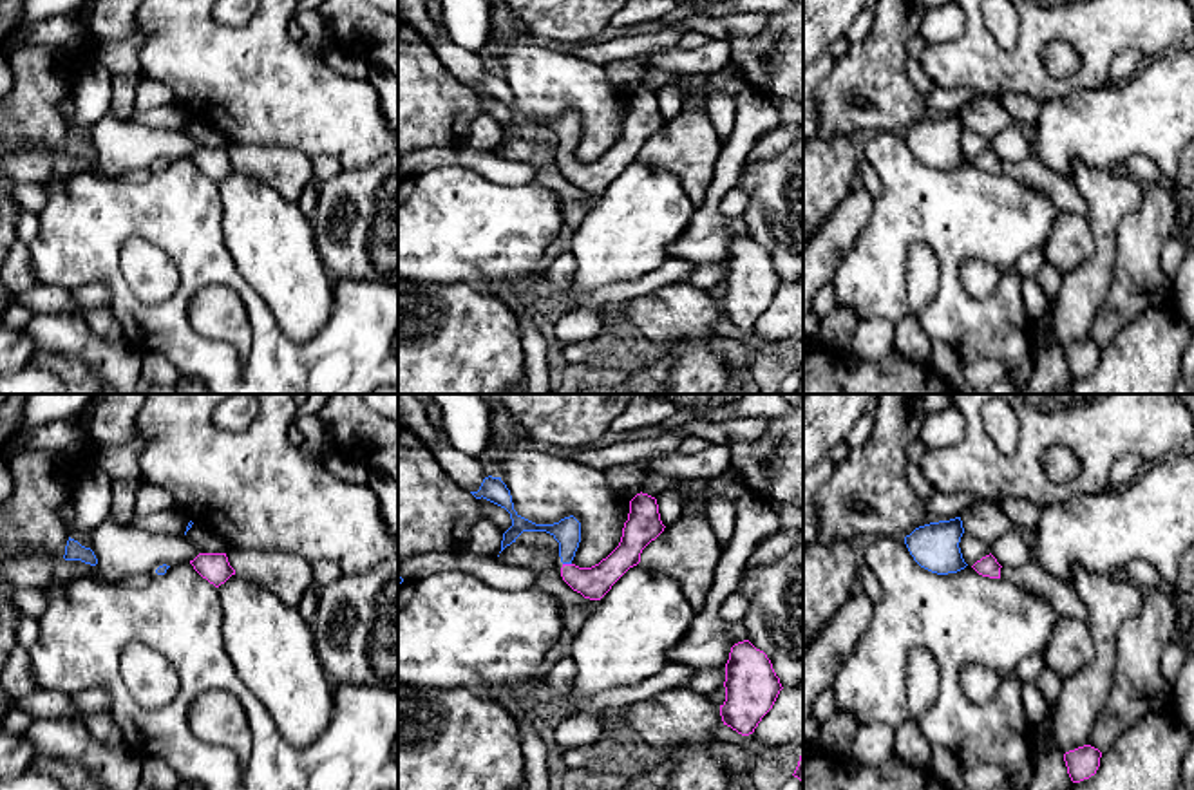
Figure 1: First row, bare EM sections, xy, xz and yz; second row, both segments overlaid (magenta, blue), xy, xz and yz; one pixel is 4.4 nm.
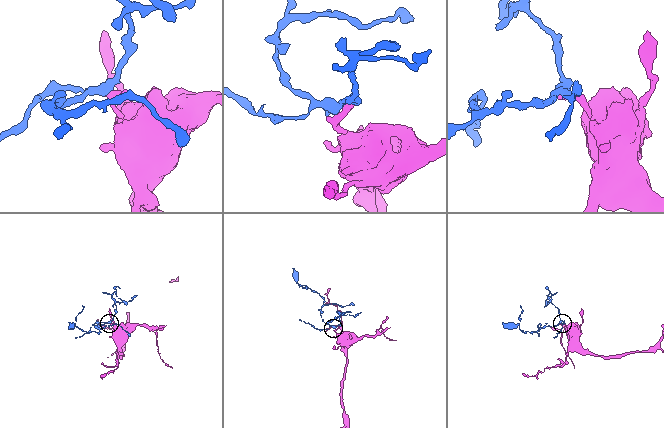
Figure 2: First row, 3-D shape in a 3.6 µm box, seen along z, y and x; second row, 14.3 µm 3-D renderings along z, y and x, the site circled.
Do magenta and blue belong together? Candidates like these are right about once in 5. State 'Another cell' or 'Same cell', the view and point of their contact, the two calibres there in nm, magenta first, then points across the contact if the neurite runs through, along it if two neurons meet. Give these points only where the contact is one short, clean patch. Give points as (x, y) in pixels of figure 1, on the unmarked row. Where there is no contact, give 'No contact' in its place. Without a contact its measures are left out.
Same cell. Touches magenta at xz (567, 159). Thickness 150 nm (magenta) against 120 nm. Path across: xz (594, 178), (583, 176), (567, 159), (567, 127)

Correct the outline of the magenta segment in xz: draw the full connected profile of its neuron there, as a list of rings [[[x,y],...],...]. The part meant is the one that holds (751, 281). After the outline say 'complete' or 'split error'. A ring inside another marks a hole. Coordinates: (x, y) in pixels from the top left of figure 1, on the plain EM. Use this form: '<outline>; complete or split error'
[[[749,235],[731,242],[724,282],[722,316],[742,331],[754,327],[783,284],[767,249]]]; complete

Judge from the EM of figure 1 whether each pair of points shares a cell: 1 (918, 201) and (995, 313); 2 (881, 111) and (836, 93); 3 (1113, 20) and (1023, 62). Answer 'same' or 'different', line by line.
1: same
2: same
3: same

